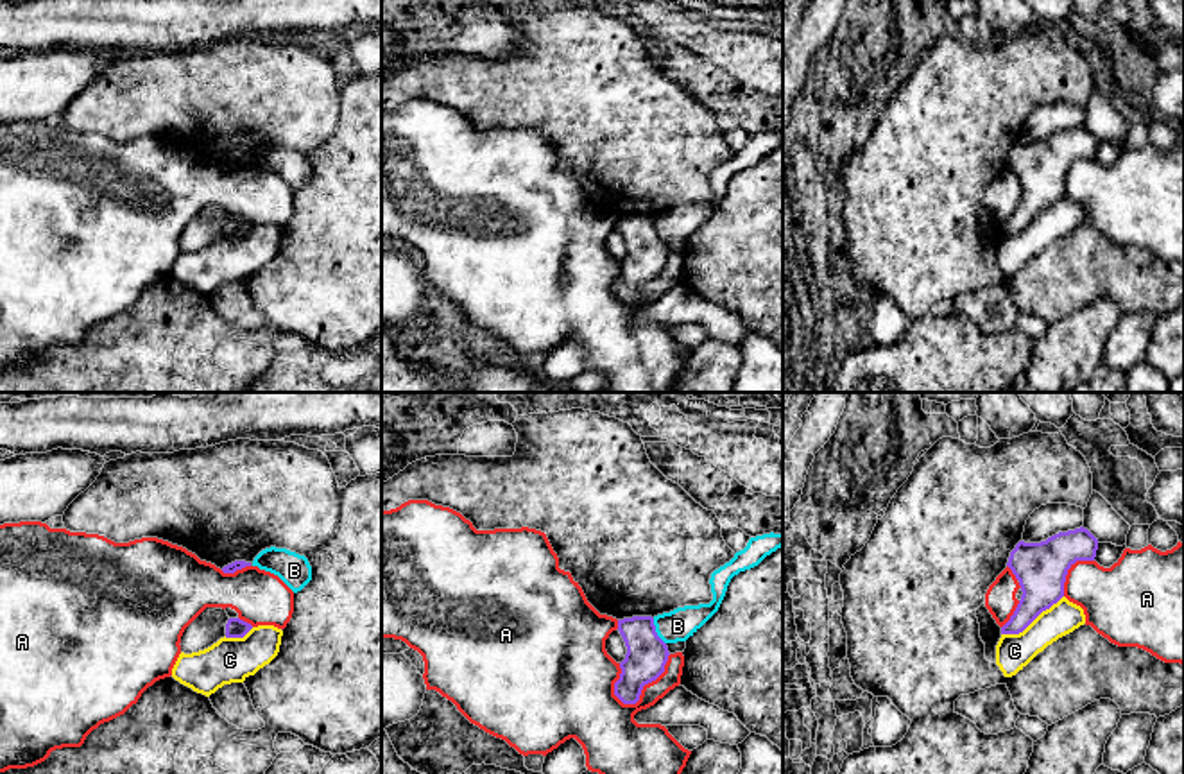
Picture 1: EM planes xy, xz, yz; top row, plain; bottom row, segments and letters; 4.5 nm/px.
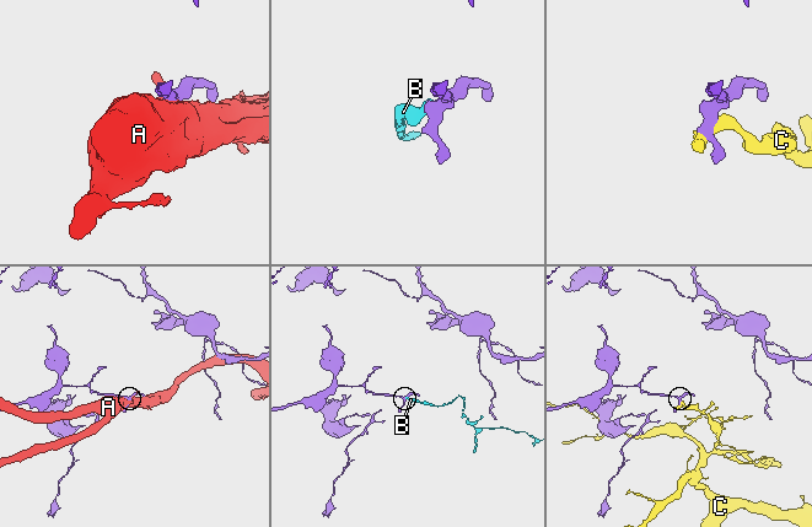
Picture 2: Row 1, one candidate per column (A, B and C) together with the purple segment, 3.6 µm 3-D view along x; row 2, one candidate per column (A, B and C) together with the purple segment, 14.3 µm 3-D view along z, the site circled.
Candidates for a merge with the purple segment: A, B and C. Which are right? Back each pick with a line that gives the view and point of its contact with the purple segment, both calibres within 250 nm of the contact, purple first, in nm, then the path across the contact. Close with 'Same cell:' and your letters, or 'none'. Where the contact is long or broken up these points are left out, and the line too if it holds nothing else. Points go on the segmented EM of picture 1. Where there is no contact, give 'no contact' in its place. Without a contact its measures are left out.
Same cell: none

